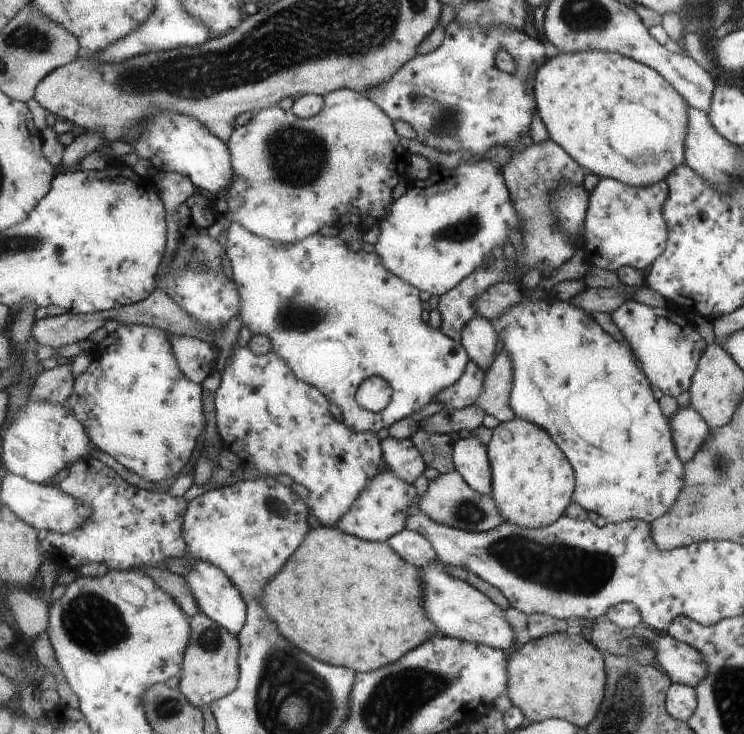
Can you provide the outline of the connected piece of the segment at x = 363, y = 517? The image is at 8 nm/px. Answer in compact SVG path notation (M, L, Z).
M384 466L375 480L371 482L371 485L363 492L358 504L352 506L351 512L348 512L338 526L334 526L334 528L367 541L389 542L393 536L400 534L407 528L411 508L417 502L416 486L406 482L394 471L391 471L388 466Z

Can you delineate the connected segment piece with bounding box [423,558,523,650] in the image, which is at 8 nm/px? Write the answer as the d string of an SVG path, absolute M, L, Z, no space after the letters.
M439 560L423 569L423 582L425 588L425 607L433 623L437 624L440 636L456 637L468 642L487 644L497 649L516 649L523 641L518 639L517 630L514 630L507 621L505 610L494 602L484 591L472 583L457 579L450 572L450 565Z

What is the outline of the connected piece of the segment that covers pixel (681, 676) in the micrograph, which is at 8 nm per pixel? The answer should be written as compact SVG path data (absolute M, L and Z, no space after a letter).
M658 633L658 636L654 641L657 662L668 673L672 683L686 685L695 690L707 674L704 657L693 646L668 634Z

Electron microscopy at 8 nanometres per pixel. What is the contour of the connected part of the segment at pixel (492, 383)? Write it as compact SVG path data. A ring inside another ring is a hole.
M500 350L495 365L487 372L487 383L484 394L476 405L486 409L487 414L500 420L511 421L515 412L509 405L511 388L513 387L513 370L510 357L505 350Z

